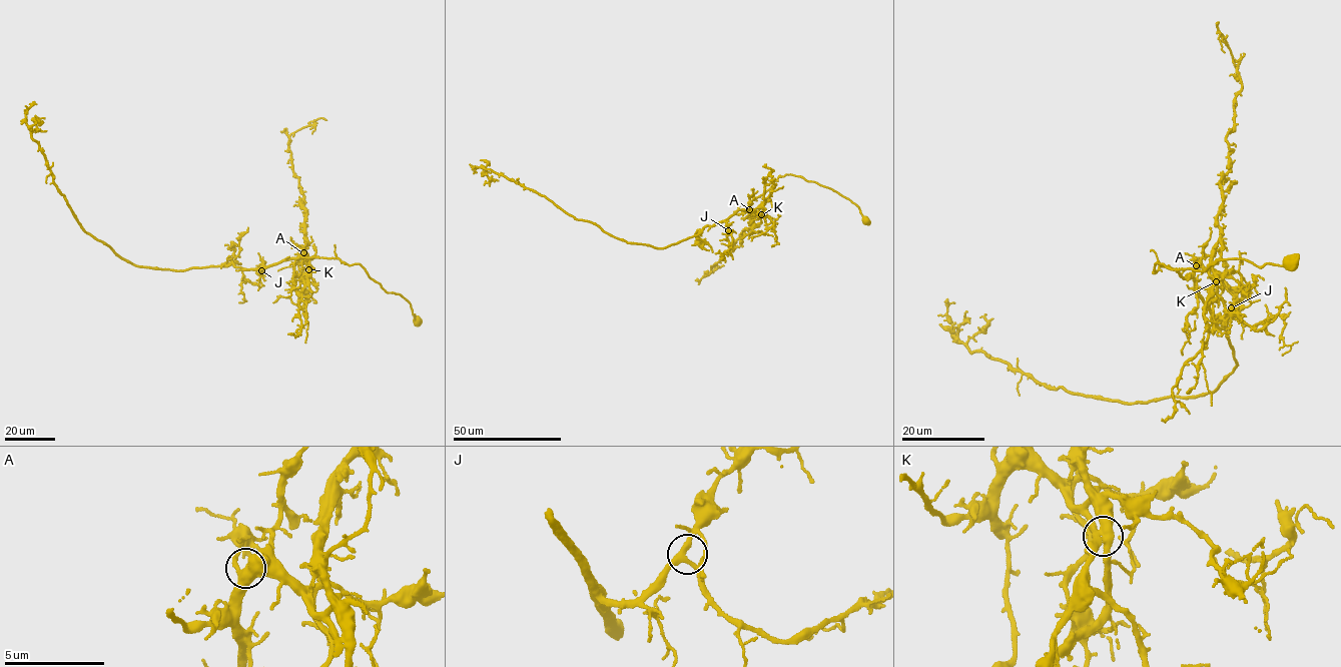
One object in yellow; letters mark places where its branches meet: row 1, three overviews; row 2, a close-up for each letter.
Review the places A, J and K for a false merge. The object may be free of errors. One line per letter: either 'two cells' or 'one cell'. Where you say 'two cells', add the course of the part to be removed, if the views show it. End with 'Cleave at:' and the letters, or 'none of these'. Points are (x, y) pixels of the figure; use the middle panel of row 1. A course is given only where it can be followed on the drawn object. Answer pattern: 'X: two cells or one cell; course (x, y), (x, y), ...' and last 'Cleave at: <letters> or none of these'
A: one cell
J: one cell
K: two cells; course (761, 214), (752, 219), (751, 226), (735, 241), (733, 249), (724, 253), (704, 276), (723, 265)
Cleave at: K

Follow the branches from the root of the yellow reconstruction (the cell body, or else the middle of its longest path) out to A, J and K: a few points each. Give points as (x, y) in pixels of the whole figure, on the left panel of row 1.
A: (416, 319), (407, 300), (385, 291), (361, 264), (347, 264), (337, 258), (303, 257), (300, 255), (303, 252)
J: (416, 319), (407, 300), (385, 291), (358, 263), (301, 257), (284, 259), (261, 270)
K: (416, 319), (407, 300), (385, 291), (361, 264), (347, 264), (337, 258), (301, 257), (303, 254), (308, 269)

